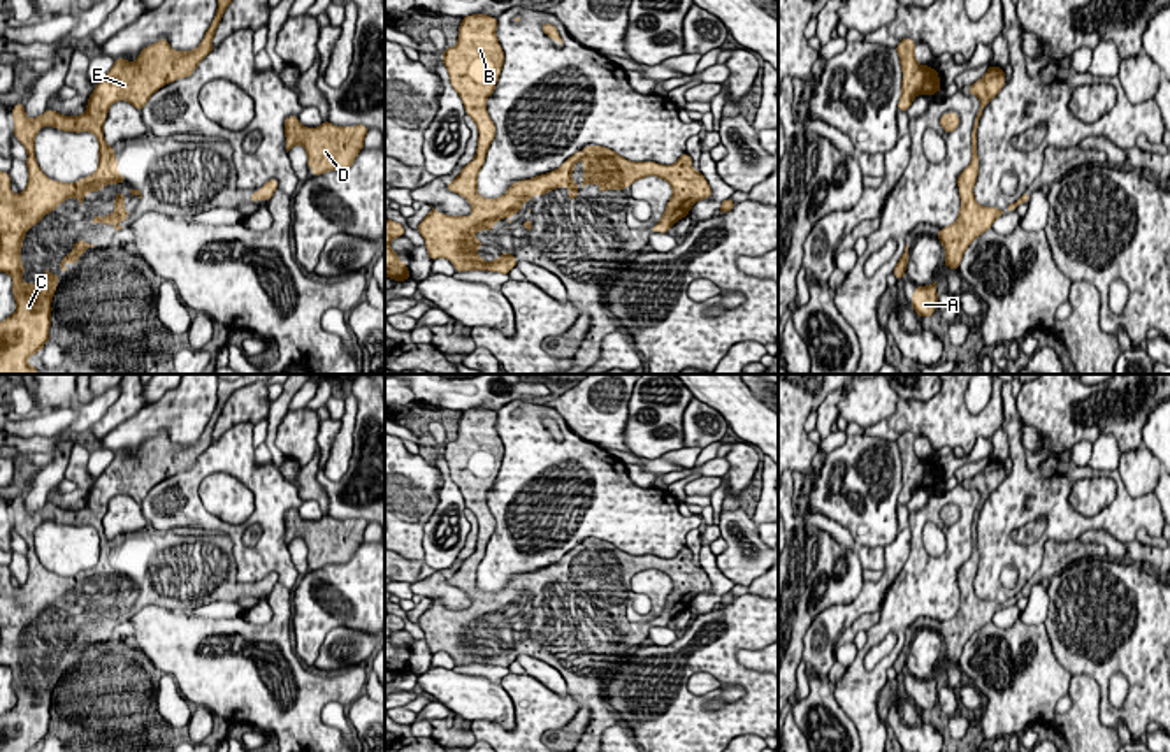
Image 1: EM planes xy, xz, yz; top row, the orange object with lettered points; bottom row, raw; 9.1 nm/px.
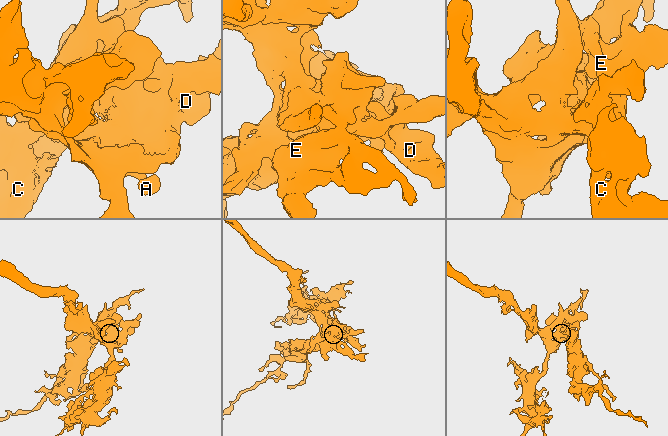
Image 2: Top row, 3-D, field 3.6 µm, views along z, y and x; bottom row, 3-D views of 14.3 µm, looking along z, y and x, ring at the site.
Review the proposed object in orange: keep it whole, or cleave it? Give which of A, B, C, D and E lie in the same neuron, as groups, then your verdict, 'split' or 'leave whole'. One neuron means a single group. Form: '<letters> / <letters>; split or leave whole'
A B C D E; leave whole

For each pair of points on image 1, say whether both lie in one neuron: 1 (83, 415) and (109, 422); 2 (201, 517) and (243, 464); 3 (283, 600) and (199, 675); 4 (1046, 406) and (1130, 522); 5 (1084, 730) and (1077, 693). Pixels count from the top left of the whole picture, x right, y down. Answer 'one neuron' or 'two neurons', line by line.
1: two neurons
2: one neuron
3: one neuron
4: two neurons
5: one neuron

